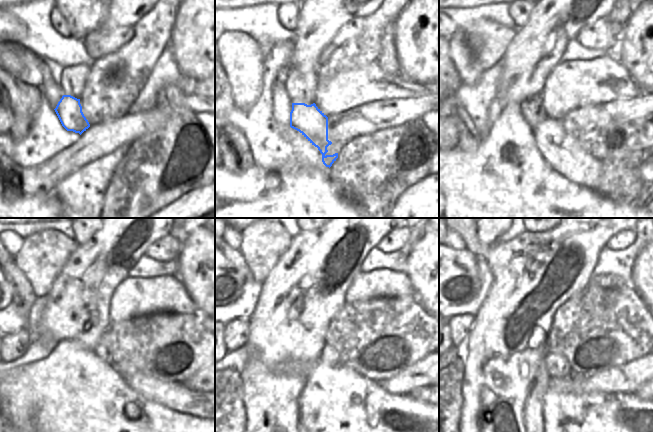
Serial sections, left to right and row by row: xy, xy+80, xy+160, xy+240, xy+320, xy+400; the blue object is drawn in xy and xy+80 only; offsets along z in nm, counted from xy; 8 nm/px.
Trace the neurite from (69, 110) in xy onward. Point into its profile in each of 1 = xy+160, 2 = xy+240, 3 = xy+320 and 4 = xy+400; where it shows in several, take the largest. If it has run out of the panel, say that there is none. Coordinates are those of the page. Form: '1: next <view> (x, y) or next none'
1: next xy+160 (600, 137)
2: next xy+240 (156, 369)
3: next xy+320 (377, 357)
4: next xy+400 (570, 334)

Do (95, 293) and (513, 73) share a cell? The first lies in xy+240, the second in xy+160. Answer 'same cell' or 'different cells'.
same cell

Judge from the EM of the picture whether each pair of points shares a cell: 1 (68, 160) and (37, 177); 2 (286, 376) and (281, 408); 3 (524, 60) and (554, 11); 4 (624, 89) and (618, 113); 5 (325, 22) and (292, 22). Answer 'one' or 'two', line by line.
1: one
2: one
3: one
4: two
5: two

